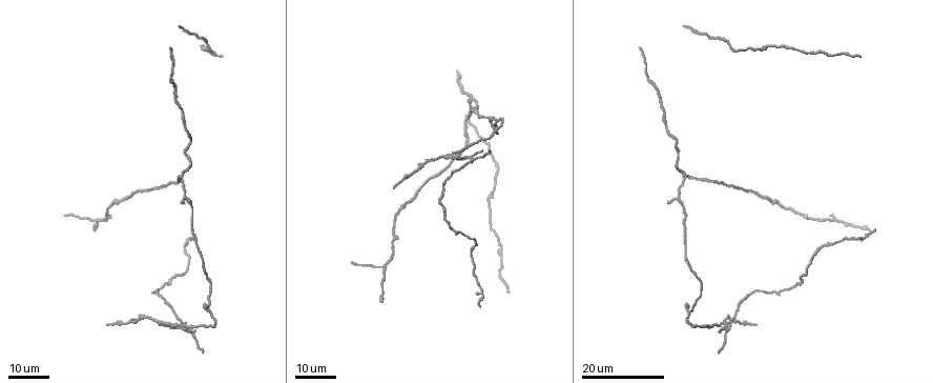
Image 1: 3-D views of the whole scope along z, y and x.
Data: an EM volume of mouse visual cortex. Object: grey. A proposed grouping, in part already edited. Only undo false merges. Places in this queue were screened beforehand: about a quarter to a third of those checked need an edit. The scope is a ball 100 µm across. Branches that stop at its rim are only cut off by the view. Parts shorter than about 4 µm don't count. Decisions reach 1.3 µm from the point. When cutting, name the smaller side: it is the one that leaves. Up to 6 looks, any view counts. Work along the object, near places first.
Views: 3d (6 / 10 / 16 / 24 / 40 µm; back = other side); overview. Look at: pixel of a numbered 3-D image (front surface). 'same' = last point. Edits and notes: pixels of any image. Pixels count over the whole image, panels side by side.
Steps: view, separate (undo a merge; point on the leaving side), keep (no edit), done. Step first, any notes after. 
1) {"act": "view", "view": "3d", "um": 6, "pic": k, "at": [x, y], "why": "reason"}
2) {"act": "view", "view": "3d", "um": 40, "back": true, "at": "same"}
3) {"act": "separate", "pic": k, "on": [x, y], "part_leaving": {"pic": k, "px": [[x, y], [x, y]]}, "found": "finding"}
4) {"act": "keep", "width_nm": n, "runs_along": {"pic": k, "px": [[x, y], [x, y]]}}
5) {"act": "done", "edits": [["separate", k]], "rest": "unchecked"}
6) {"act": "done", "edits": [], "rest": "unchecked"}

{"act": "view", "view": "3d", "um": 24, "pic": 1, "at": [138, 318], "why": "narrows sharply"}

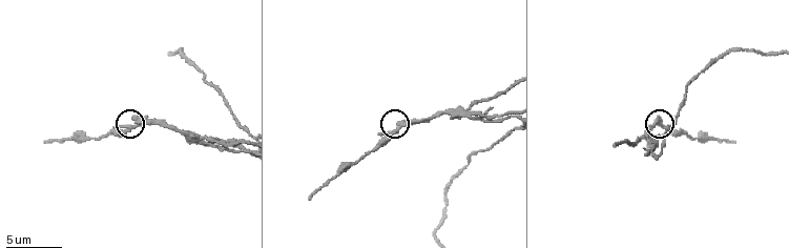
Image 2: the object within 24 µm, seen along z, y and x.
{"act": "view", "view": "3d", "um": 10, "pic": 2, "at": [662, 125]}

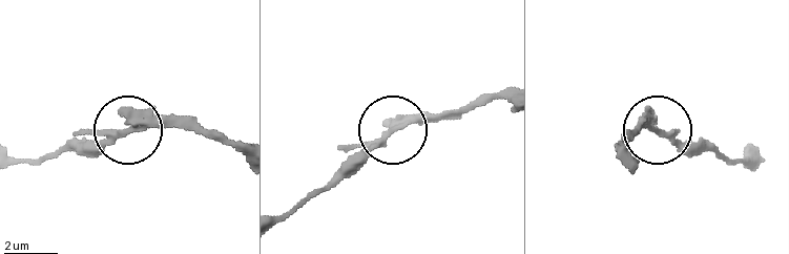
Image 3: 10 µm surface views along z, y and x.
{"act": "separate", "pic": 3, "on": [386, 145], "found": "a second neuron is stuck on"}

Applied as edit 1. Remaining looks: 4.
{"act": "view", "view": "overview"}

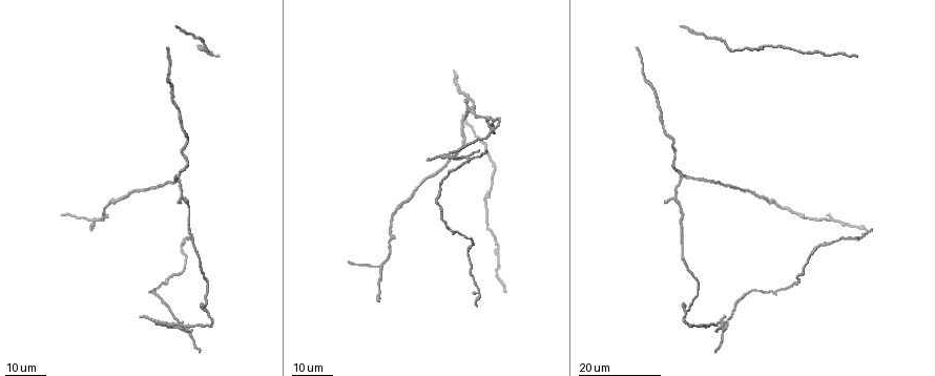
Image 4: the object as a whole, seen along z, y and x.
{"act": "view", "view": "3d", "um": 24, "pic": 4, "at": [445, 156], "why": "two arms in line, one across"}

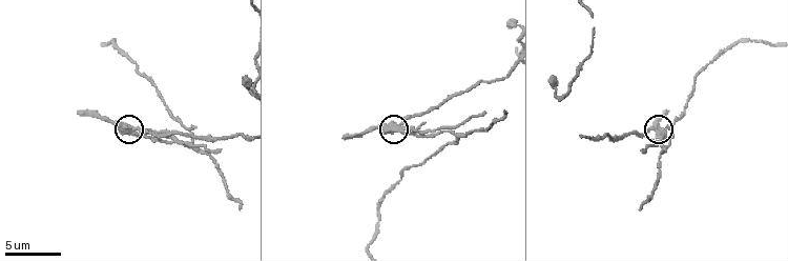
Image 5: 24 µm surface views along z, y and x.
{"act": "view", "view": "3d", "um": 6, "pic": 5, "at": [398, 127]}

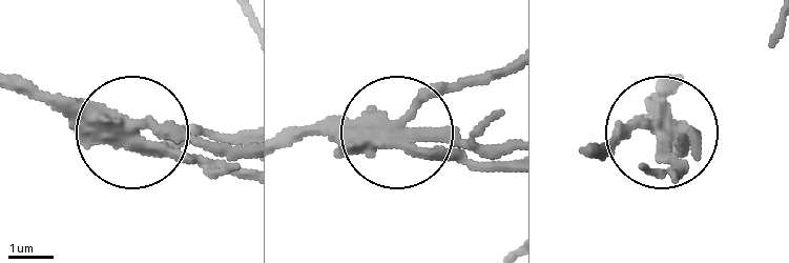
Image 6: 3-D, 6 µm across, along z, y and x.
{"act": "separate", "pic": 6, "on": [160, 155], "part_leaving": {"pic": 6, "px": [[364, 142], [506, 142]]}, "found": "a second neuron is stuck on"}

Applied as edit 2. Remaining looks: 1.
{"act": "done", "edits": [["separate", 3], ["separate", 6]], "rest": "unchecked"}

